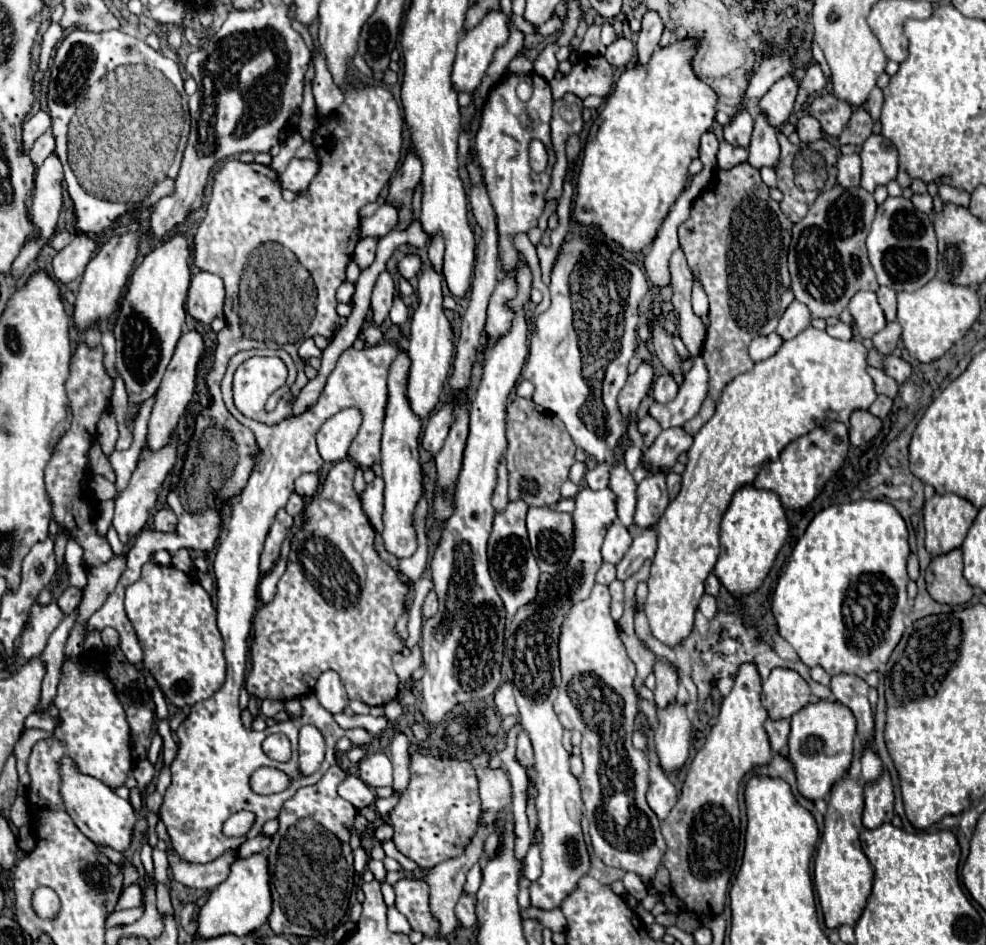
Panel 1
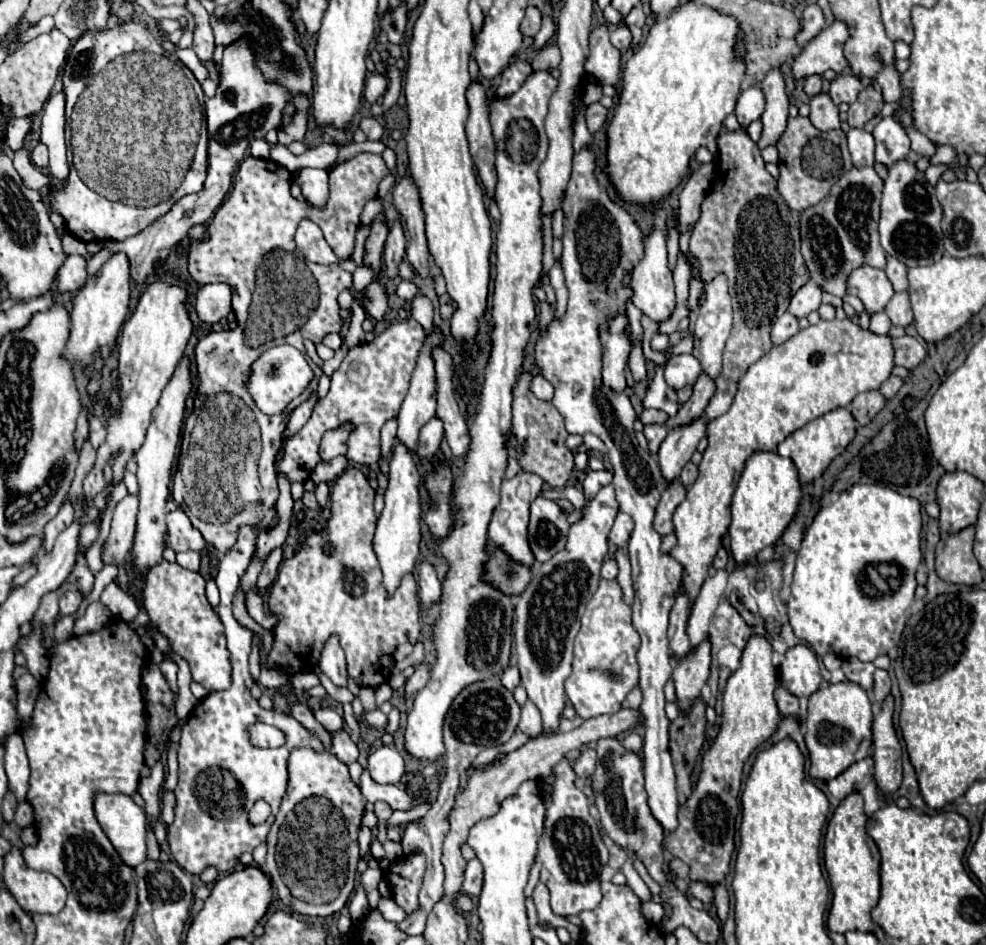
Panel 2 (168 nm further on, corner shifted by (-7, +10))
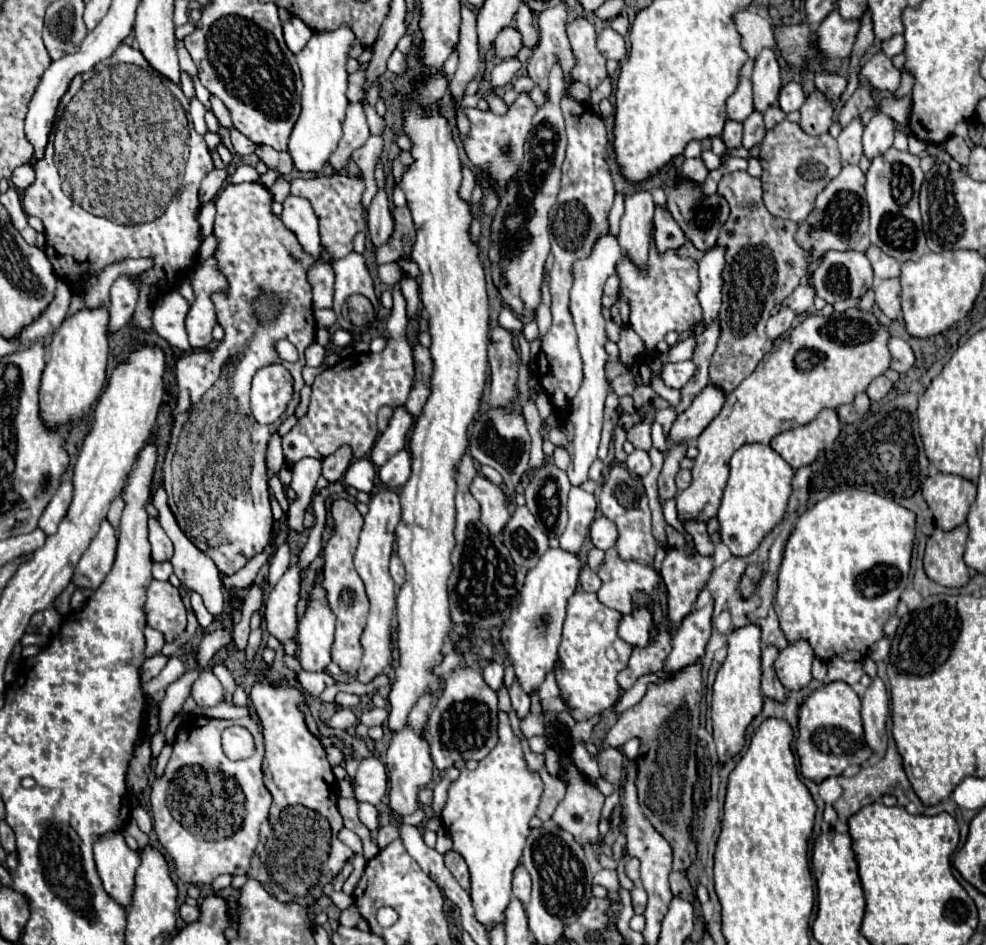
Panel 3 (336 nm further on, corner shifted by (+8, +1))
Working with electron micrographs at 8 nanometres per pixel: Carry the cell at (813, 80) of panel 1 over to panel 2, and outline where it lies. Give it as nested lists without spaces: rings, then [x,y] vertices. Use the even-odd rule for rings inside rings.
[[[808,76],[804,82],[804,92],[808,96],[816,96],[822,92],[822,76]]]

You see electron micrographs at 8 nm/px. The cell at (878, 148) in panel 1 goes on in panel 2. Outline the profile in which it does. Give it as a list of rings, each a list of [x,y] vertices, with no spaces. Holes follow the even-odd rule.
[[[894,116],[882,118],[882,122],[874,128],[872,134],[876,140],[876,160],[882,162],[884,166],[894,164],[896,160],[908,156],[910,138]]]

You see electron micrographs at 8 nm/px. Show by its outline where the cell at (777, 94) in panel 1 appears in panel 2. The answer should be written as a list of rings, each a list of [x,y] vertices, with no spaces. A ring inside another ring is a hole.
[[[834,20],[830,26],[822,28],[822,32],[804,46],[802,54],[794,58],[794,78],[824,74],[826,70],[842,74],[848,68],[848,62],[844,58],[844,44],[848,38],[848,24],[842,20]]]

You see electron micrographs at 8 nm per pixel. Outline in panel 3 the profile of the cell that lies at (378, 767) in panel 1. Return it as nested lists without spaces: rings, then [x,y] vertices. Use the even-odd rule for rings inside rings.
[[[365,757],[355,775],[355,799],[379,805],[387,793],[387,769],[375,757]]]

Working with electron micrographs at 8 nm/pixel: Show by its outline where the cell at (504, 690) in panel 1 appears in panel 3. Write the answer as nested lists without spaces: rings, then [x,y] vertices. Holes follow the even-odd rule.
[[[491,661],[489,665],[485,665],[483,669],[483,677],[485,677],[485,683],[493,689],[493,691],[499,691],[503,687],[503,665]]]

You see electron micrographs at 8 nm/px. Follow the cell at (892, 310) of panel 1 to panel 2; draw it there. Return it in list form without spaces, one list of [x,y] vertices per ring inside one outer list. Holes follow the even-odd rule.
[[[888,256],[886,274],[888,274],[888,278],[890,278],[890,282],[892,282],[892,286],[894,286],[894,290],[896,290],[896,292],[902,292],[902,290],[906,290],[906,288],[908,288],[906,270],[908,270],[908,268],[906,268],[900,260],[896,260],[896,258]]]

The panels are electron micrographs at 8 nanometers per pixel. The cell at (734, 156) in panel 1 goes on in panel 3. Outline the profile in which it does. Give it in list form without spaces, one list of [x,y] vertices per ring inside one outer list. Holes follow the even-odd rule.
[[[753,111],[745,121],[743,121],[743,147],[751,149],[759,145],[765,137],[765,127],[763,127],[763,115]]]

